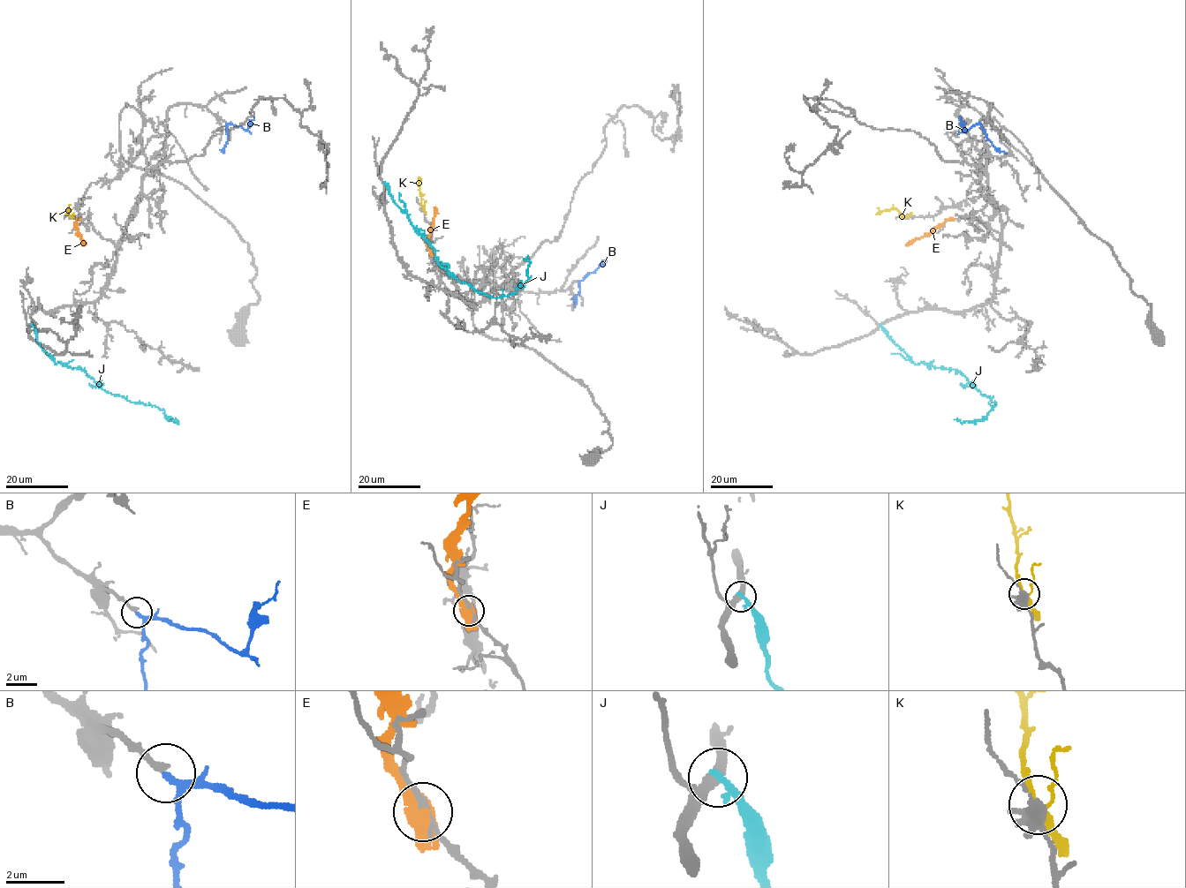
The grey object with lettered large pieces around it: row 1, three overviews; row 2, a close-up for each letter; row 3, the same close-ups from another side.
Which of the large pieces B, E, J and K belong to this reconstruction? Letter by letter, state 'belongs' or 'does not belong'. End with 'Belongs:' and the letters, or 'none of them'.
B: belongs
E: does not belong
J: does not belong
K: does not belong
Belongs: B

